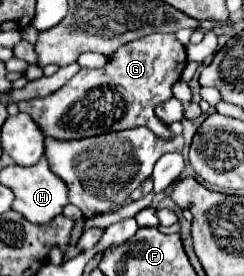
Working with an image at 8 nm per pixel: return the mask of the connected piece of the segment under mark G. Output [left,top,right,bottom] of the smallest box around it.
[17,34,187,140]

